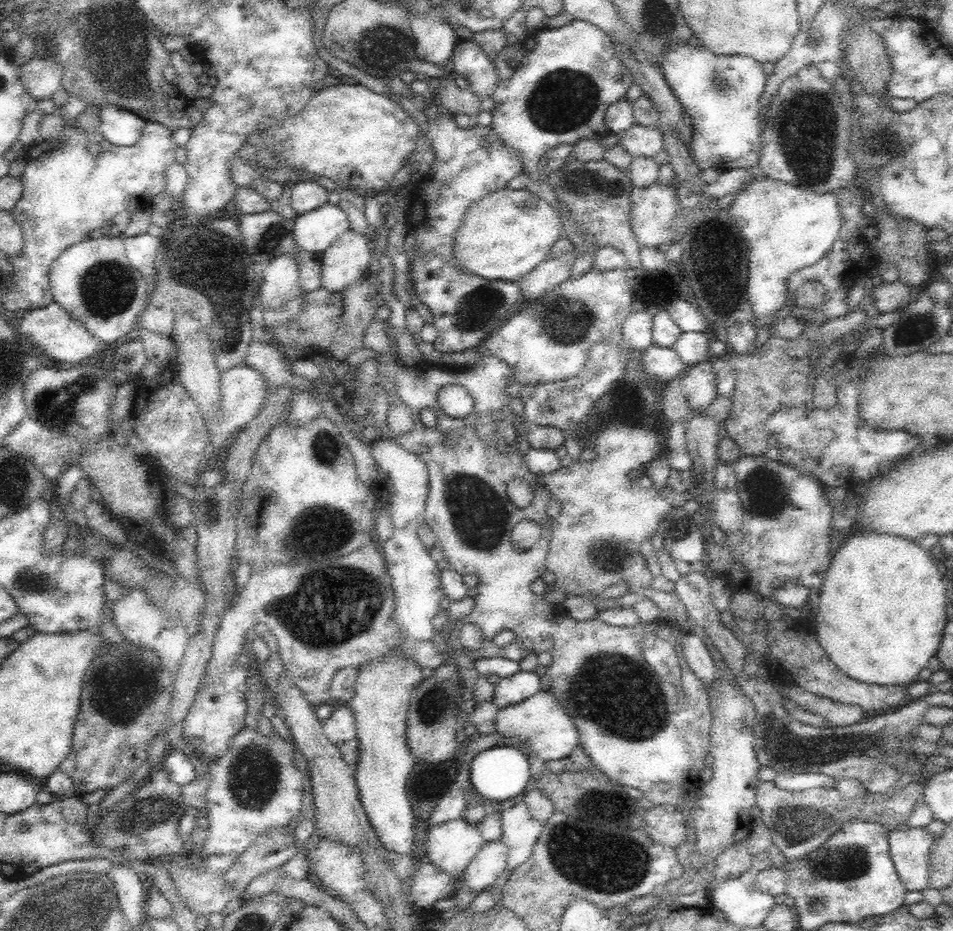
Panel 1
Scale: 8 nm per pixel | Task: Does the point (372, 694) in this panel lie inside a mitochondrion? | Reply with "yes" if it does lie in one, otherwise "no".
no

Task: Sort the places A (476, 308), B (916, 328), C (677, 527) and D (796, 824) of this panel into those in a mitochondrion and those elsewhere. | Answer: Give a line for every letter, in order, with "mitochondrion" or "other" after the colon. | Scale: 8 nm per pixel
A: mitochondrion
B: mitochondrion
C: mitochondrion
D: mitochondrion

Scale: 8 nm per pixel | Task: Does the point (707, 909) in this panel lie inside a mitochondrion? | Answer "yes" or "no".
no

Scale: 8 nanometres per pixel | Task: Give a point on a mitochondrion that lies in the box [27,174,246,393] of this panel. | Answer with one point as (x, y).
(108, 290)

